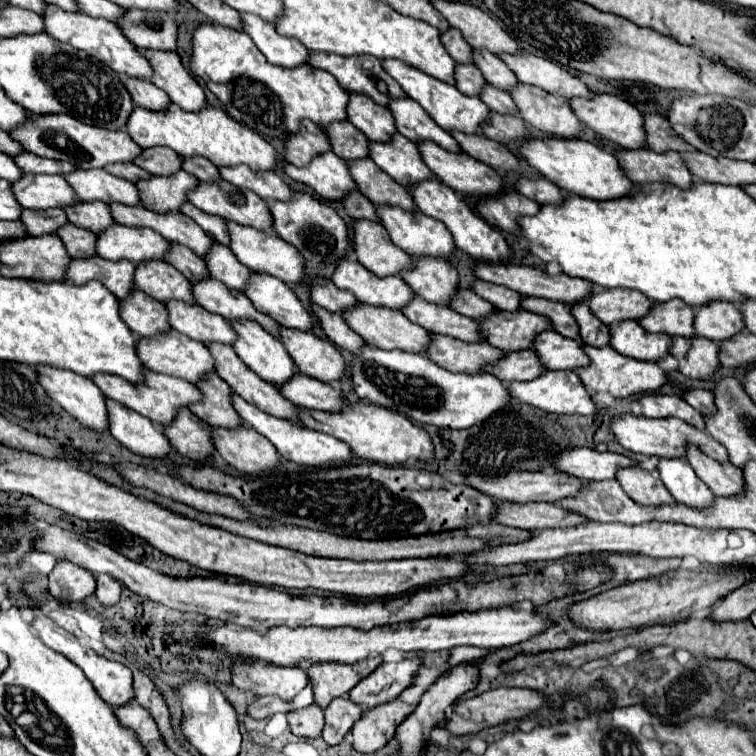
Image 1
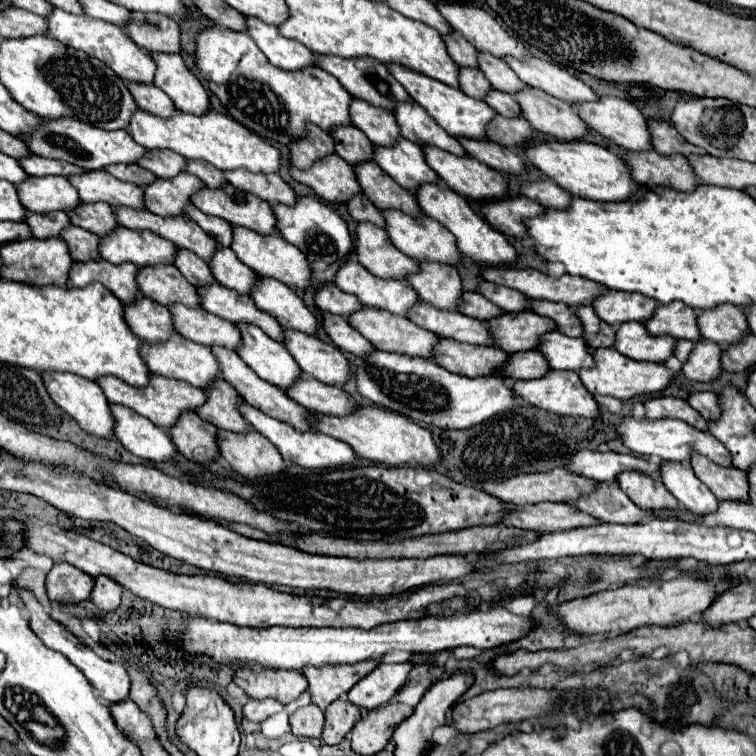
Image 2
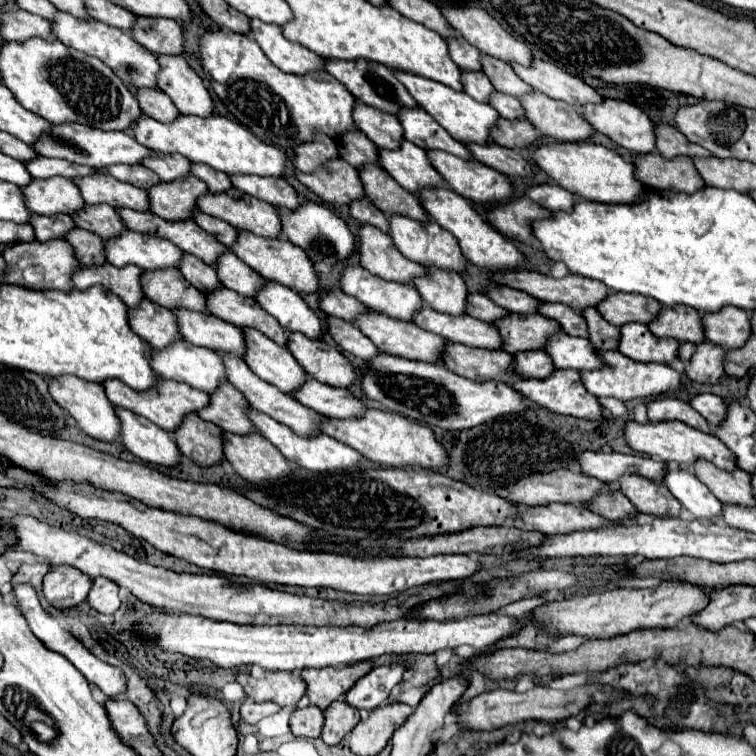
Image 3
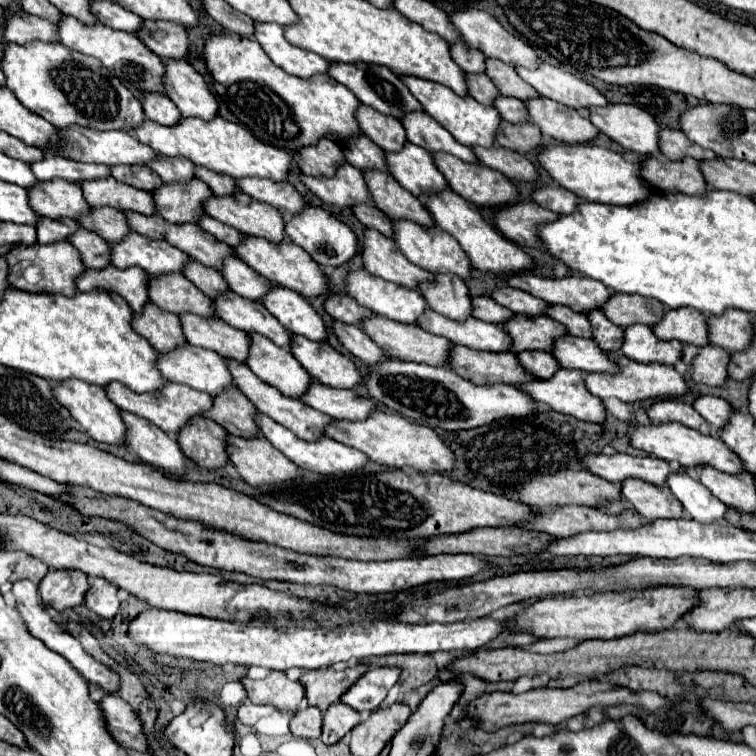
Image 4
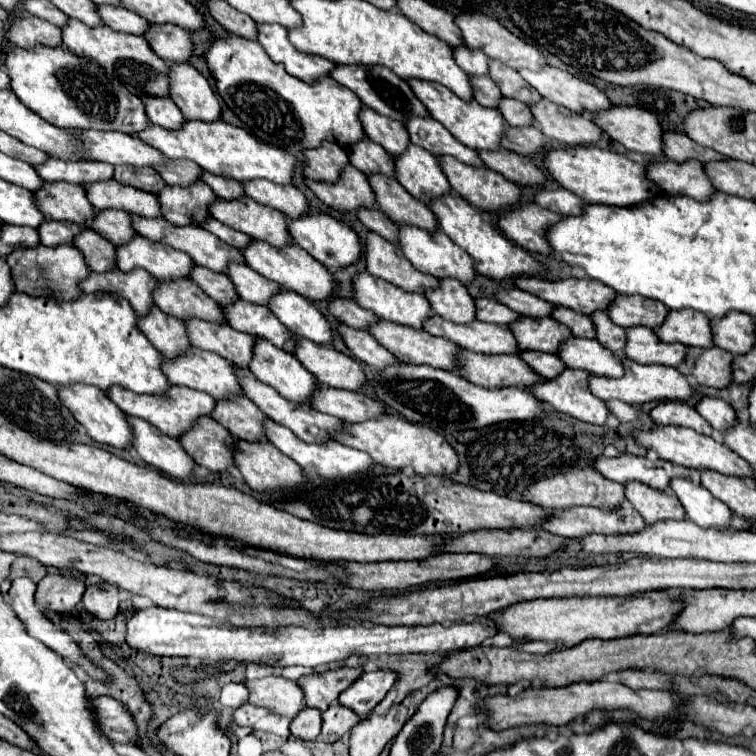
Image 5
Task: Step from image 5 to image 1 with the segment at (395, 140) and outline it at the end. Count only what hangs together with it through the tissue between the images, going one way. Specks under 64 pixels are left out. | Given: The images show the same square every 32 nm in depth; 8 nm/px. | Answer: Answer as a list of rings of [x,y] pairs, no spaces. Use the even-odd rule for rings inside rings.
[[[350,94],[348,120],[362,130],[370,142],[388,142],[396,134],[396,124],[390,110],[372,104],[366,96]]]

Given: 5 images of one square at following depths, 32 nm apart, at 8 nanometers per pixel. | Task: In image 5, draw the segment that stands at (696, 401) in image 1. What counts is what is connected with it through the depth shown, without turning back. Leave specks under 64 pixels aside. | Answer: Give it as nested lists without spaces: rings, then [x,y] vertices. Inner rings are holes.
[[[704,398],[702,402],[696,404],[696,410],[700,412],[700,416],[704,416],[710,426],[718,432],[726,432],[728,428],[732,428],[732,424],[736,422],[736,412],[730,404],[726,404],[724,400],[718,398]]]

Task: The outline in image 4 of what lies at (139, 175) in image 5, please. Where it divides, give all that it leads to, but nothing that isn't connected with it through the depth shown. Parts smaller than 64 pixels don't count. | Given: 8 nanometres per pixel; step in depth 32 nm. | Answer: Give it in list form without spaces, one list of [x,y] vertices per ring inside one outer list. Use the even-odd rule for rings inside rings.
[[[114,166],[112,176],[118,182],[124,182],[148,192],[154,192],[162,184],[160,176],[156,176],[156,172],[148,166]]]

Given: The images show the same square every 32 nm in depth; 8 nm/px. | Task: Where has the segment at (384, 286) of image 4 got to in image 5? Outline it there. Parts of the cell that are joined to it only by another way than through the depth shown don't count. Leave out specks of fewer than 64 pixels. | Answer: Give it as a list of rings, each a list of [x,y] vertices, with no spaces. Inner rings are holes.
[[[368,272],[358,274],[354,278],[354,296],[356,296],[356,302],[362,308],[372,310],[380,320],[388,320],[388,322],[408,326],[408,328],[414,328],[414,330],[424,330],[424,322],[432,316],[430,302],[422,294],[404,292],[404,290],[392,286],[390,282],[380,280],[380,278],[376,278],[376,276],[368,274]]]

